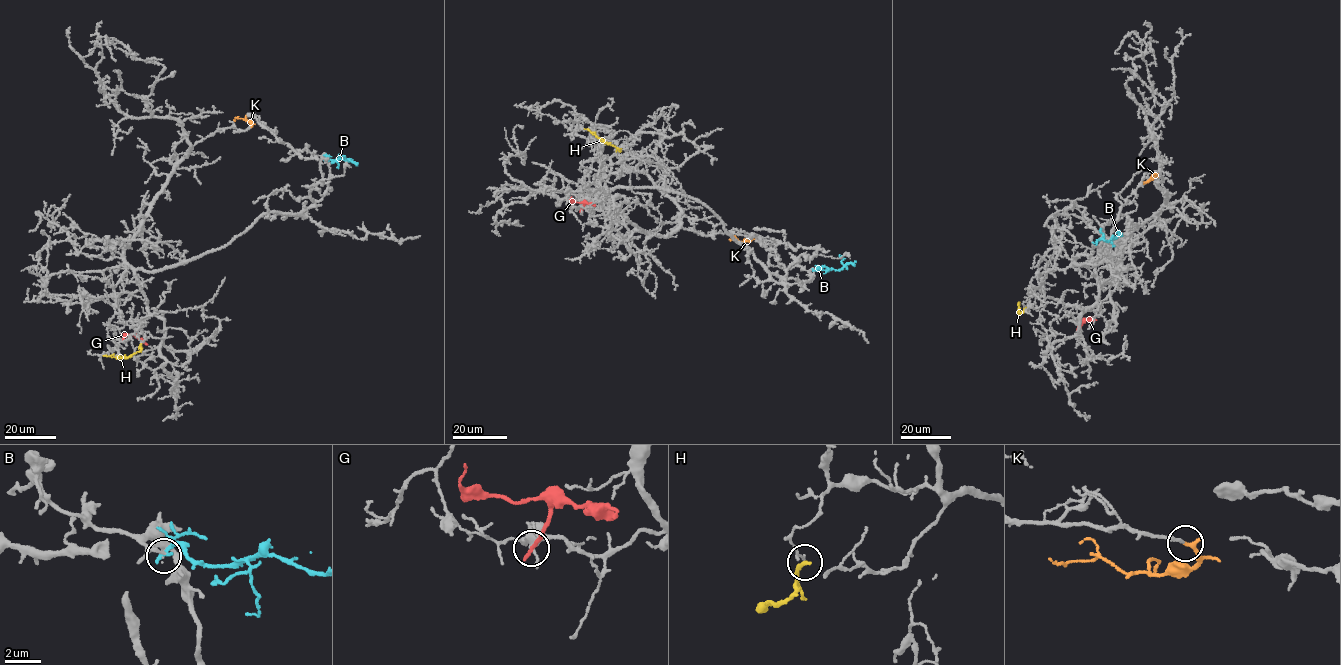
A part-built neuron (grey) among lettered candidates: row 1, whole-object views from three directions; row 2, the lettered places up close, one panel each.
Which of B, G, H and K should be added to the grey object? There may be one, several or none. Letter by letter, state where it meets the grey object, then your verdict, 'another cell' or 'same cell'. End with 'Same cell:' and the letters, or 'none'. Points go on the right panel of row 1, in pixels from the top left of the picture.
B: contact (1121, 235); another cell
G: contact (1094, 319); another cell
H: contact (1025, 307); another cell
K: contact (1143, 183); same cell
Same cell: K

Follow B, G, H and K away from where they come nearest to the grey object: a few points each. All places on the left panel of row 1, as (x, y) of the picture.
B: (325, 158), (349, 160), (338, 154)
G: (135, 330), (134, 334), (126, 335), (122, 341)
H: (141, 343), (141, 350), (129, 356), (103, 355)
K: (250, 127), (252, 123), (243, 118), (237, 117), (233, 121)

